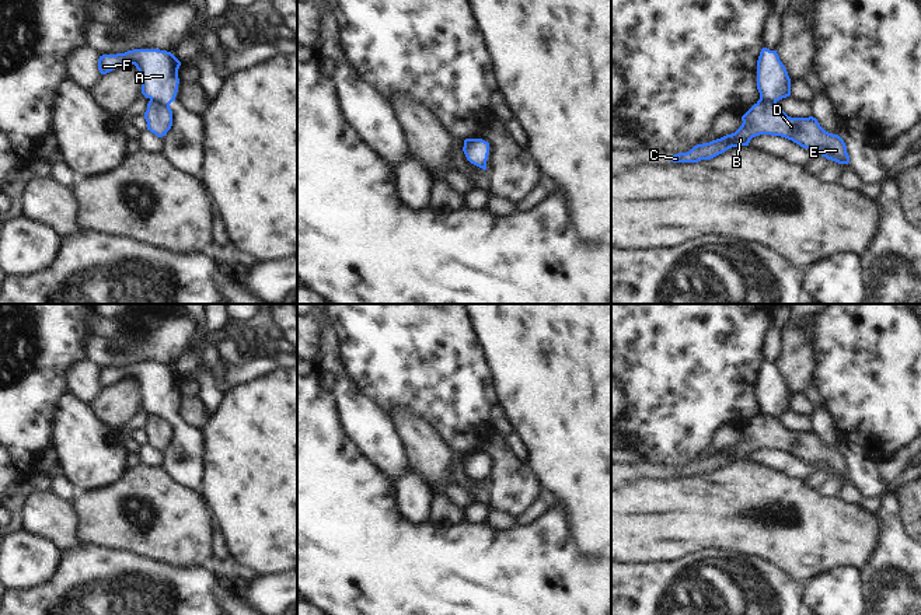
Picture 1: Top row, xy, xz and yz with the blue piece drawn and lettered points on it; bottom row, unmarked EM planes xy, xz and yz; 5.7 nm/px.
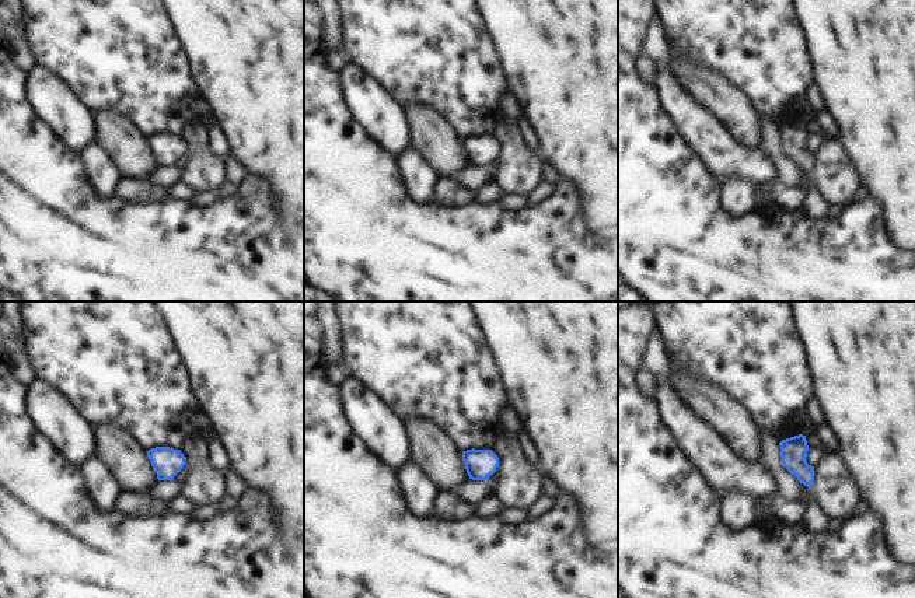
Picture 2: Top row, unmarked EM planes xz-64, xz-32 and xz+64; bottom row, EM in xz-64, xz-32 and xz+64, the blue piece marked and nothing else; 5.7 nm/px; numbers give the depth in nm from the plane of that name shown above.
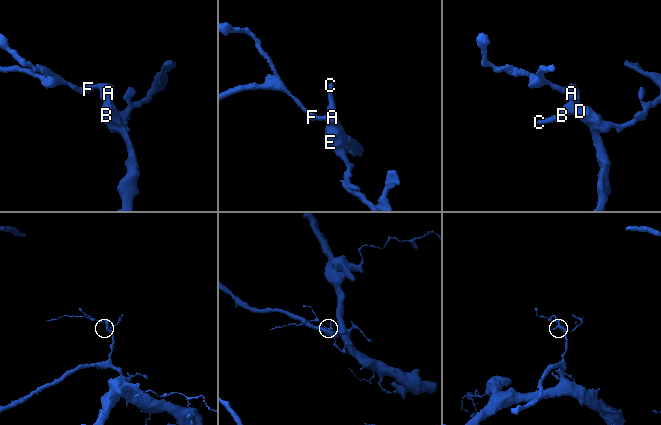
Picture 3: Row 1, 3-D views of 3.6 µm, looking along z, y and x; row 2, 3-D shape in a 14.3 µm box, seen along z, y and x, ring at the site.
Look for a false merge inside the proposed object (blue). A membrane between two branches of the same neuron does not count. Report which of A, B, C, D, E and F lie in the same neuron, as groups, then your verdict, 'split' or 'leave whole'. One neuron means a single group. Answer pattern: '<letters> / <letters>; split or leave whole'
A F / B C D E; split

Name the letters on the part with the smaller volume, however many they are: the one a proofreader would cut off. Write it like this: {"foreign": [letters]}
{"foreign": ["A", "F"]}

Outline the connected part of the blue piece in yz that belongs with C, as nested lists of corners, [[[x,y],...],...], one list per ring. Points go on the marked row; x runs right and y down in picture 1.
[[[760,98],[743,116],[742,126],[732,134],[694,146],[687,153],[670,157],[673,163],[698,163],[711,160],[732,147],[749,146],[760,134],[781,136],[803,148],[817,150],[821,157],[838,164],[848,164],[847,146],[838,134],[826,132],[816,118],[791,118],[777,101]]]

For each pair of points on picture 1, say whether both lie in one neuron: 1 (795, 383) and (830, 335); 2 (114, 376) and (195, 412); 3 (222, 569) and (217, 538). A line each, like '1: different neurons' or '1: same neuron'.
1: different neurons
2: different neurons
3: same neuron

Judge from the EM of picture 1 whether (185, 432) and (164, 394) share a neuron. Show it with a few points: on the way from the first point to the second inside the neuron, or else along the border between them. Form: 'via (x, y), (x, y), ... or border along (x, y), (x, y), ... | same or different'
via (177, 422), (164, 404) | same

